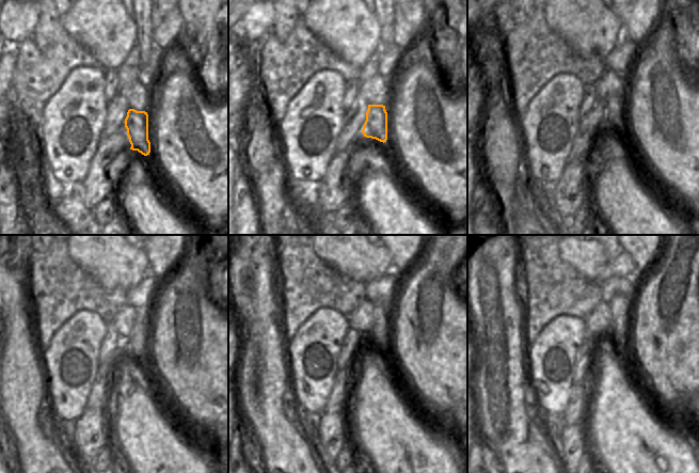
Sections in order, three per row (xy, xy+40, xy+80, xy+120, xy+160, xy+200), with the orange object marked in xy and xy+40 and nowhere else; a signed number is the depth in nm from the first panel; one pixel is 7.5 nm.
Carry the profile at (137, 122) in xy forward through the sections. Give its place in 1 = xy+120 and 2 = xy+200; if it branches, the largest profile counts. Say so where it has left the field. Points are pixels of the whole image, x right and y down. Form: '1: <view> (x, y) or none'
1: xy+120 (137, 343)
2: xy+200 (620, 304)

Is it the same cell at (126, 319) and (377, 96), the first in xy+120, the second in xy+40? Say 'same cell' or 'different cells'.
same cell

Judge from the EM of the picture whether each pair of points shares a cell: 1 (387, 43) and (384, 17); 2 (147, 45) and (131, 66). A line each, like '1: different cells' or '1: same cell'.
1: same cell
2: different cells

